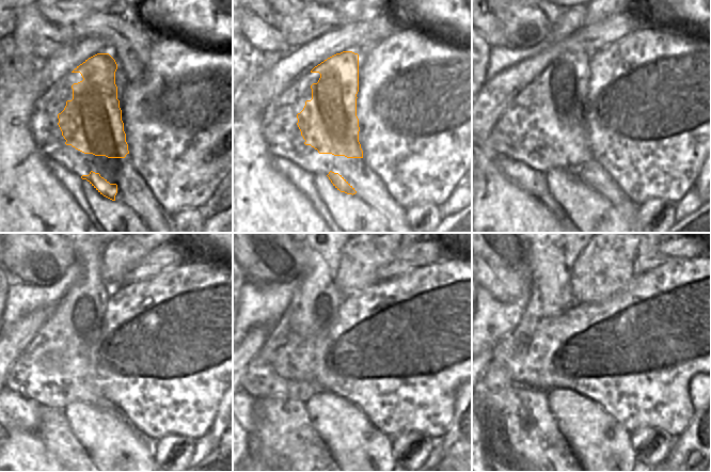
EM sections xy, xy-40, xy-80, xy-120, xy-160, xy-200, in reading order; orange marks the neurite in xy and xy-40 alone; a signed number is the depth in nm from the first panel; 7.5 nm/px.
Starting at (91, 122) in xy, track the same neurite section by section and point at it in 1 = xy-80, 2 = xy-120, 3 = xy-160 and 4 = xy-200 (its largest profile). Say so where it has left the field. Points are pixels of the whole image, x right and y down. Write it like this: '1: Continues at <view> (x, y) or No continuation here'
1: Continues at xy-80 (562, 122)
2: Continues at xy-120 (76, 361)
3: Continues at xy-160 (327, 309)
4: Continues at xy-200 (562, 305).

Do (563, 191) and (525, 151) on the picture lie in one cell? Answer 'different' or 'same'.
different

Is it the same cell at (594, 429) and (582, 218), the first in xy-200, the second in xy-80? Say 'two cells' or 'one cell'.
one cell

